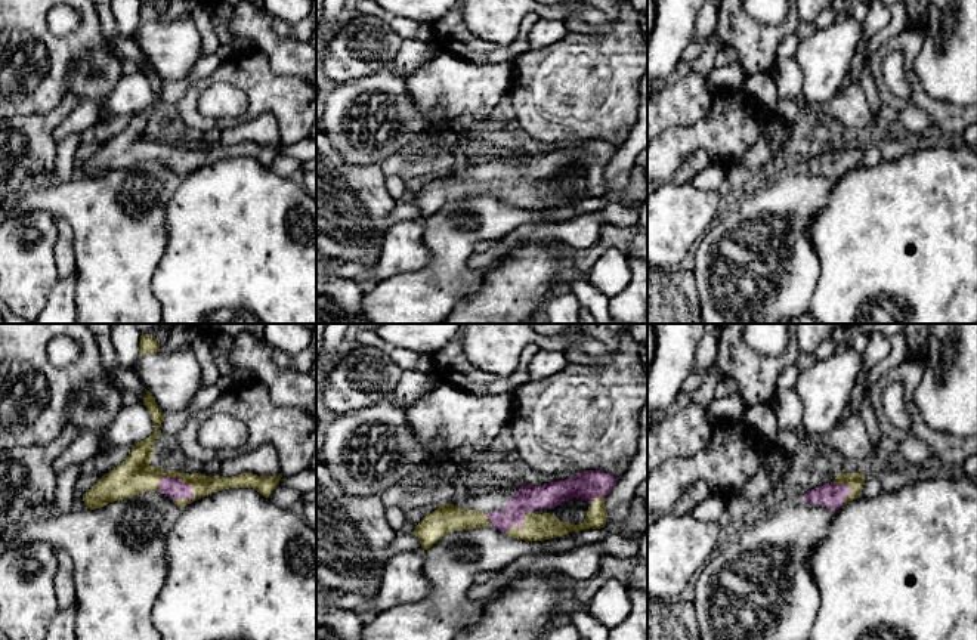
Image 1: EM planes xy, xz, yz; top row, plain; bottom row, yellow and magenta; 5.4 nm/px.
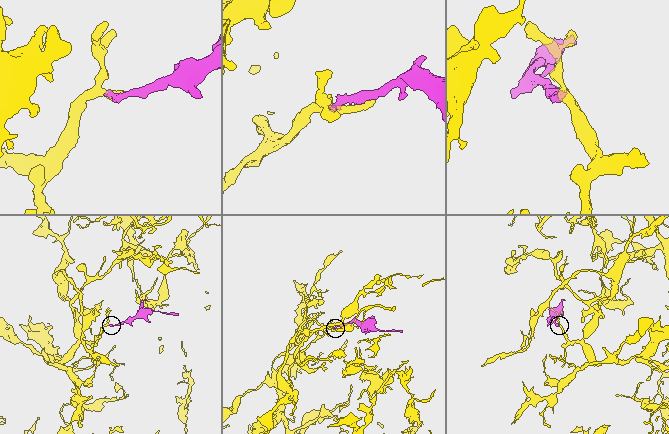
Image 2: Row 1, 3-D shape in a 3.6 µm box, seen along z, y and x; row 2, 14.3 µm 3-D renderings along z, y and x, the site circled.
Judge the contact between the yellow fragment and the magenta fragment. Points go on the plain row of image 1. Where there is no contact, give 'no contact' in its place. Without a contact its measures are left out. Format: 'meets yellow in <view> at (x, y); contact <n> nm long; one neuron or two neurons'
meets yellow in xy at (176, 144); contact 220 nm long; one neuron

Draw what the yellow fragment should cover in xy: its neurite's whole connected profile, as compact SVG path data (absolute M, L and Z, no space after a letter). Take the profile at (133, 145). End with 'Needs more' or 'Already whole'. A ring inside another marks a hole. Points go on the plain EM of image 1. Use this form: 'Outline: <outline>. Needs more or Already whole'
Outline: M149 59L143 67L155 101L132 114L132 121L126 130L103 143L84 164L86 177L96 179L109 171L132 167L148 160L160 160L173 168L180 177L192 170L197 170L211 161L229 157L253 157L263 166L269 167L272 160L278 155L282 142L278 145L257 145L253 142L241 142L232 146L204 145L201 142L179 142L177 139L163 139L151 136L154 126L154 111L161 105L161 92L164 84L158 77L155 67Z. Needs more

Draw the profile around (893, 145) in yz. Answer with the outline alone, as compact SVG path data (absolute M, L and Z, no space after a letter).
M888 133L878 140L881 157L884 161L891 163L913 149L913 143L900 133Z

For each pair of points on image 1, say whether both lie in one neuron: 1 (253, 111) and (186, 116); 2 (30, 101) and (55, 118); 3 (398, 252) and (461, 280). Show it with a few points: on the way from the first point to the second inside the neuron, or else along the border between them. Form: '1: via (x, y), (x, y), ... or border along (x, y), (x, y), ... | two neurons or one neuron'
1: via (237, 120), (203, 123) | one neuron
2: border along (80, 101), (68, 92), (45, 114), (15, 117) | two neurons
3: border along (424, 229), (429, 262), (419, 269), (395, 275) | two neurons

